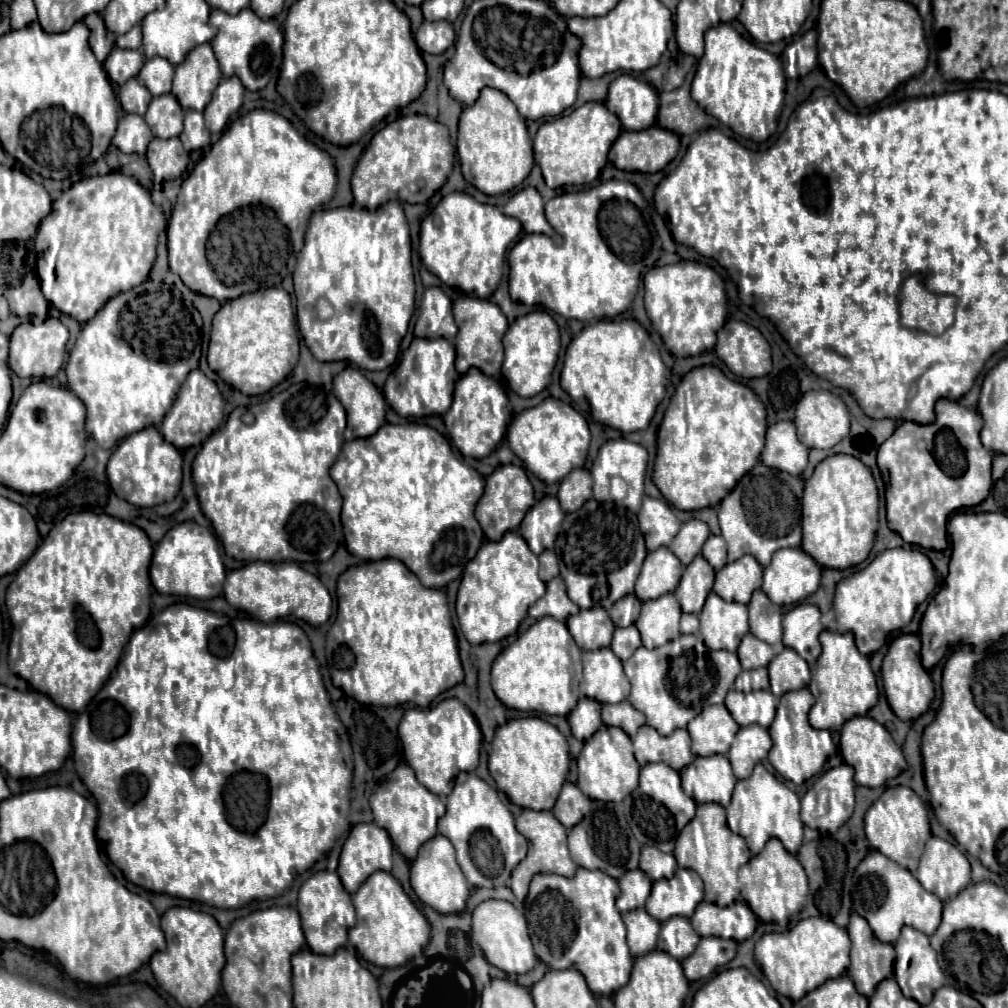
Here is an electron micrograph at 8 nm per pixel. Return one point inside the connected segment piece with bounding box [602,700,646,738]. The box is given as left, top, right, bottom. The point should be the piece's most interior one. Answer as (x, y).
(624, 715)

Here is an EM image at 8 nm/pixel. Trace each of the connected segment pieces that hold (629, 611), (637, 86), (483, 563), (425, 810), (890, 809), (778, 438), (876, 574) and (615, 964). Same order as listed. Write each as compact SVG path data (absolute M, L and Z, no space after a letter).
M634 594L622 596L622 600L618 600L618 604L610 608L610 618L614 620L616 626L630 626L640 616L640 606L642 600L638 600Z
M620 74L608 88L606 106L622 120L624 130L650 128L658 114L658 92L630 74Z
M506 532L498 542L484 542L478 554L466 564L458 588L456 616L470 644L498 642L512 636L528 608L546 592L538 576L538 556L530 552L520 532Z
M406 762L398 764L398 768L394 772L390 772L390 776L382 778L376 792L372 792L372 796L370 796L370 808L374 814L374 822L380 828L386 828L390 832L394 846L408 860L414 860L414 856L418 854L418 848L436 834L436 822L446 812L440 796L426 790L416 780L414 770Z
M906 786L886 788L884 794L866 812L866 838L870 846L888 856L890 860L894 860L896 864L908 868L912 874L916 874L922 848L930 836L932 834L926 808L912 788Z
M784 420L768 428L766 446L762 450L762 462L792 476L802 474L808 462L808 448L798 440L792 422Z
M892 548L882 550L864 570L844 578L836 586L834 614L840 632L852 632L862 654L876 652L884 642L886 634L906 626L920 602L936 586L936 572L932 562L920 550Z
M578 868L576 876L572 878L540 872L530 882L530 892L524 900L524 908L534 908L534 900L538 900L538 896L546 896L546 892L558 892L566 904L574 904L574 912L578 912L578 936L574 936L574 944L570 944L562 956L554 956L554 952L546 948L546 940L538 940L538 936L534 936L532 944L536 956L554 970L564 970L570 966L578 968L588 982L588 988L598 996L614 994L618 988L622 988L622 984L626 984L626 980L630 980L632 964L632 956L626 946L626 928L618 908L614 906L620 894L618 880L606 876L600 870L586 868Z

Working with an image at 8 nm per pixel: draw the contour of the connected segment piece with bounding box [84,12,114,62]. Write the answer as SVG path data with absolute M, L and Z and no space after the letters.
M92 12L90 16L84 18L84 24L90 28L90 38L88 38L88 44L96 56L98 62L104 62L106 56L110 54L110 50L114 48L114 36L106 30L104 26L104 20L100 14Z

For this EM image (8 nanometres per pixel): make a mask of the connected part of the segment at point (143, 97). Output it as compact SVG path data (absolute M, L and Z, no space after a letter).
M130 78L124 86L120 86L118 98L120 98L124 112L134 112L140 116L144 116L148 104L152 100L150 92L146 92L146 86L142 86L136 78Z

